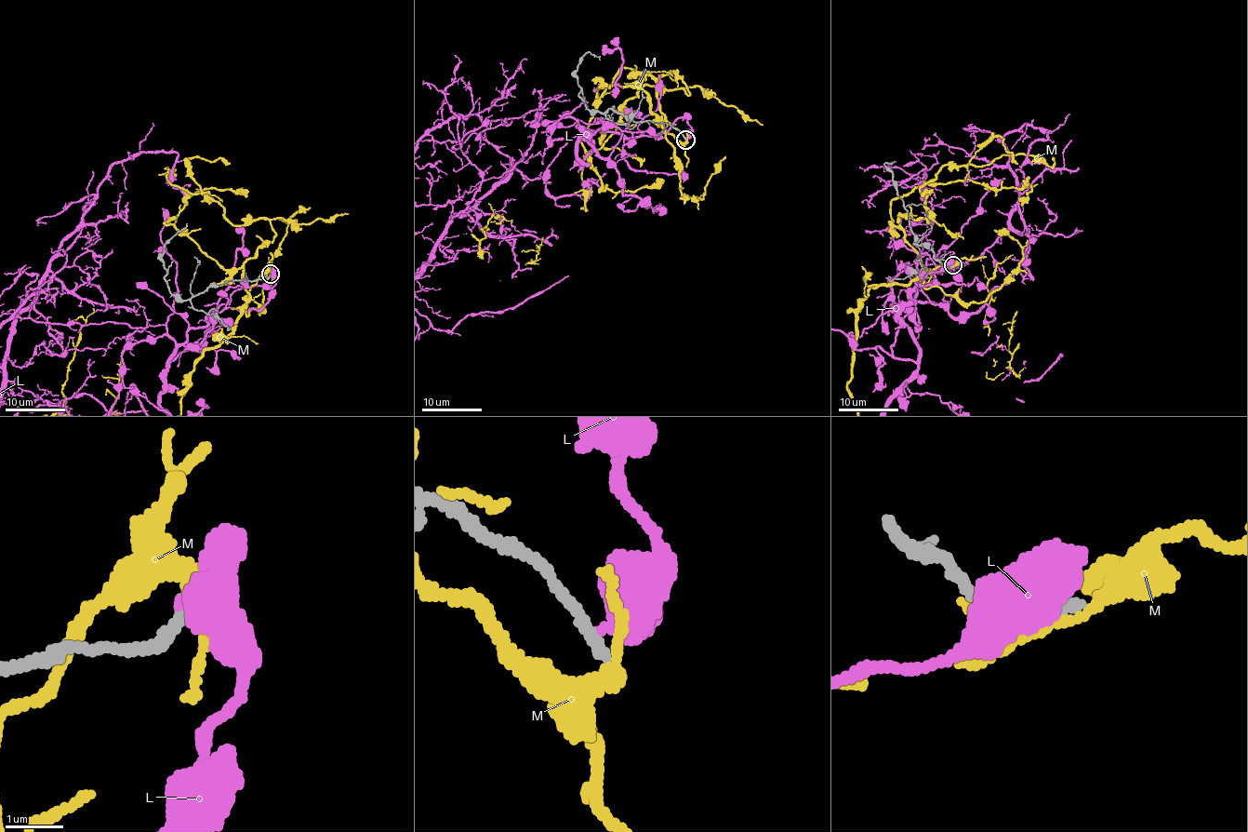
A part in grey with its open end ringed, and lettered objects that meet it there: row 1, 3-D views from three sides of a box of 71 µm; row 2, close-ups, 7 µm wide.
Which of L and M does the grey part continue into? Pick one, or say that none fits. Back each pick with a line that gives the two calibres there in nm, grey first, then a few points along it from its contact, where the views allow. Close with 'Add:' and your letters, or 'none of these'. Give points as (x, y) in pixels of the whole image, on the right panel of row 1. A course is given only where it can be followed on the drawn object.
Add: none of these

